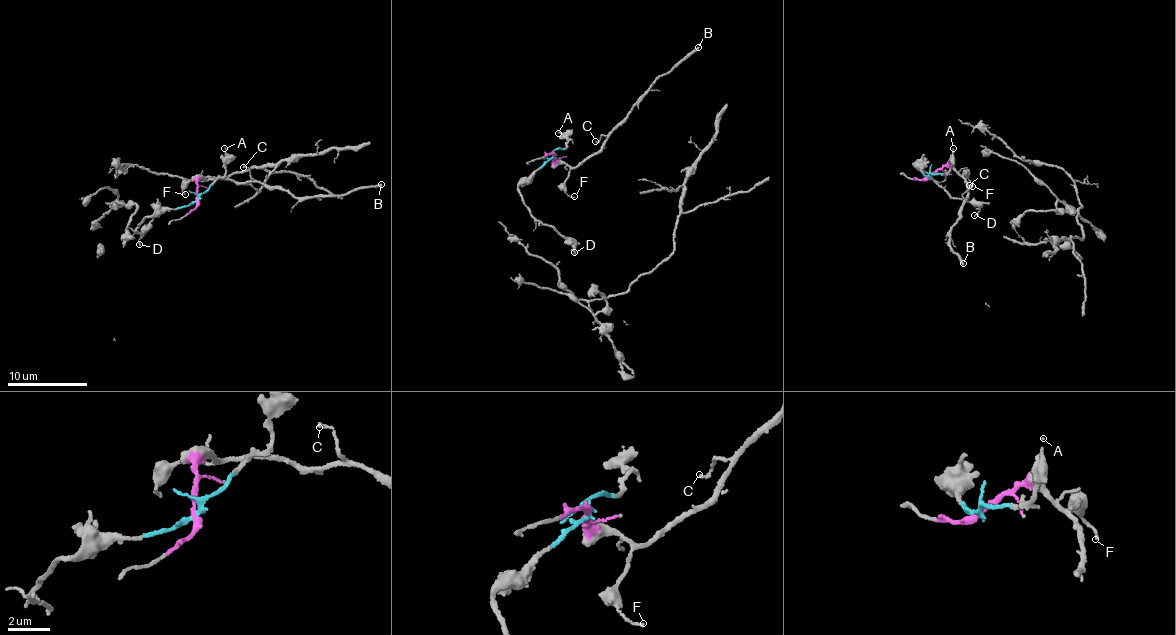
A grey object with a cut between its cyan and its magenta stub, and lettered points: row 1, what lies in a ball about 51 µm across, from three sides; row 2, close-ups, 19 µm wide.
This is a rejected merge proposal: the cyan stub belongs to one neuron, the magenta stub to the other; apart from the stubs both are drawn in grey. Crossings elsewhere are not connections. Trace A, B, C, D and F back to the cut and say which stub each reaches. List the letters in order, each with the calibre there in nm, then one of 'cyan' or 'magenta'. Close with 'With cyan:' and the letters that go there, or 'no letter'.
A: 140 nm | cyan
B: 240 nm | magenta
C: 140 nm | magenta
D: 130 nm | cyan
F: 120 nm | magenta
With cyan: A, D

